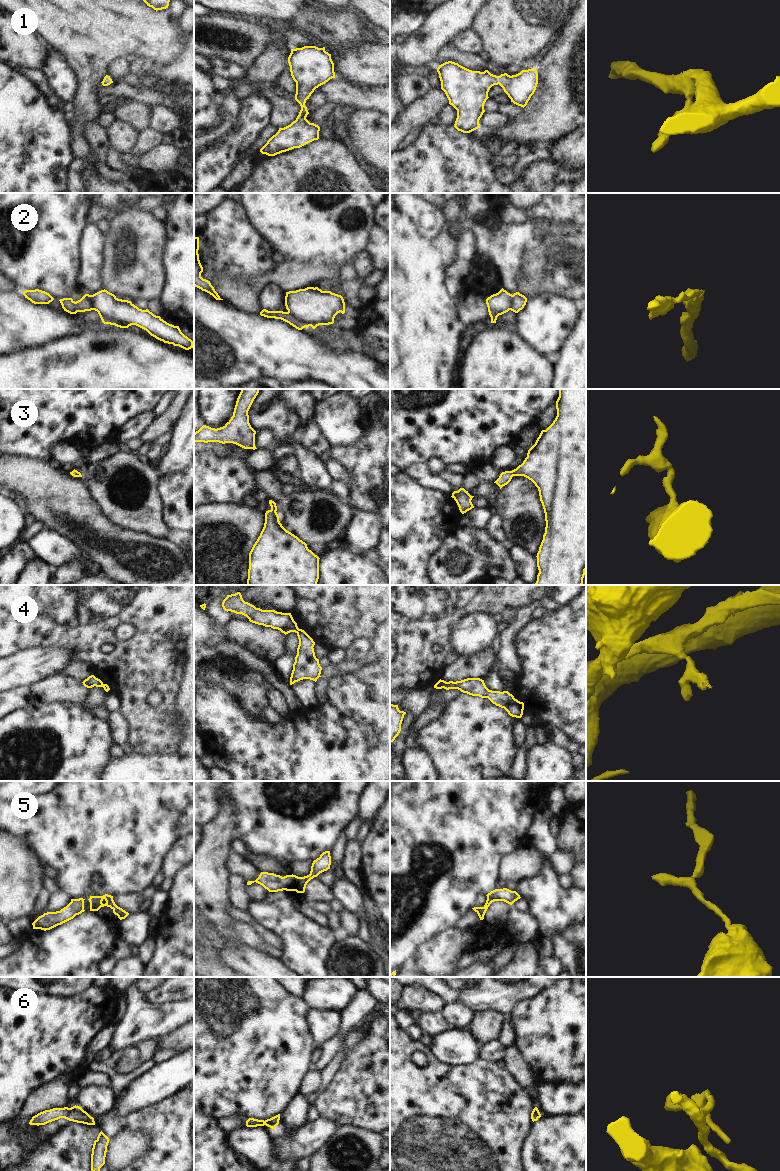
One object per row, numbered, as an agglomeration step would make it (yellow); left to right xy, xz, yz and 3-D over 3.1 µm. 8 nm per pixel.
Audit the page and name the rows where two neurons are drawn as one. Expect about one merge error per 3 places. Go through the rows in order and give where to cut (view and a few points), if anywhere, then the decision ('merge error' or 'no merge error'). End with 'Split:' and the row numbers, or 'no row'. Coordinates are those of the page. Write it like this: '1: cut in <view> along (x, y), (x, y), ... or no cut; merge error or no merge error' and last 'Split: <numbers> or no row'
1: no cut; no merge error
2: cut in xz along (288, 311), (308, 326); merge error
3: no cut; no merge error
4: cut in xz along (299, 629), (297, 633); merge error
5: no cut; no merge error
6: no cut; no merge error
Split: 2, 4

